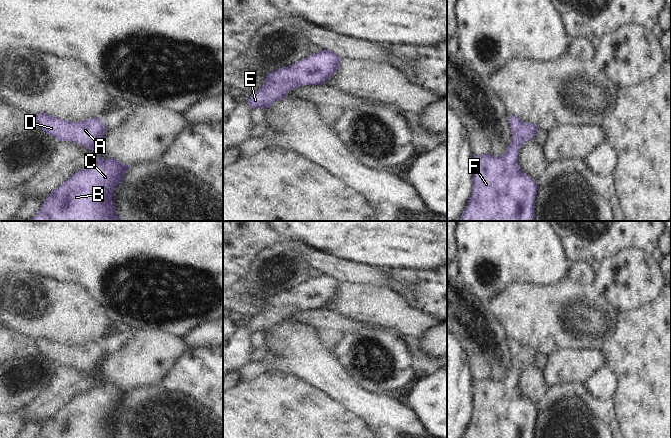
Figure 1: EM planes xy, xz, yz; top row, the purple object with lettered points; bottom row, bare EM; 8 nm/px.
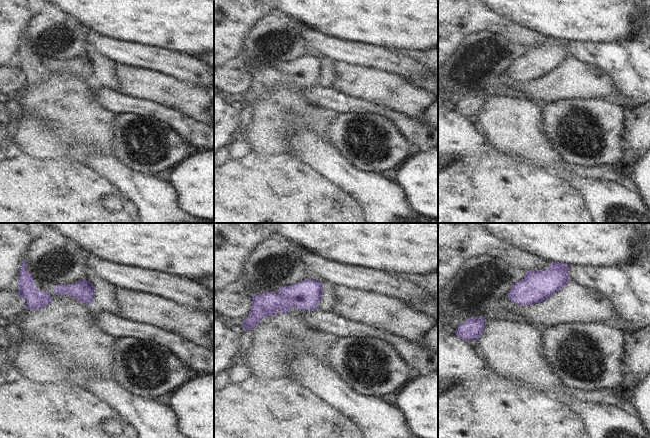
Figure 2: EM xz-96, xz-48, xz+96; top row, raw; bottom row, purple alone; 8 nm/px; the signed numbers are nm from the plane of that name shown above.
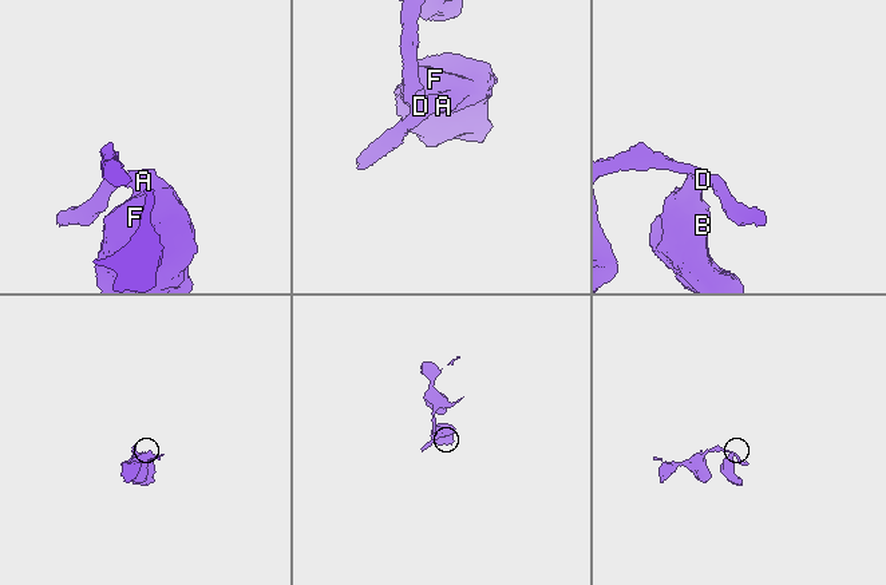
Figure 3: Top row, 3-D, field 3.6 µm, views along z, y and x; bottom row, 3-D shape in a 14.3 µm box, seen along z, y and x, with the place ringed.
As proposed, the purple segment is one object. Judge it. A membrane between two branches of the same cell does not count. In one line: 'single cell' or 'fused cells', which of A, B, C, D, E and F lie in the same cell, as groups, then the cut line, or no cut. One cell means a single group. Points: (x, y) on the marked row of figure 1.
single cell; groups A B C D E F; cut none

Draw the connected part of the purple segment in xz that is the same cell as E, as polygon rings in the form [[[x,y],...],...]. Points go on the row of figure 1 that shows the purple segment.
[[[321,50],[319,53],[309,55],[307,58],[298,61],[289,67],[283,67],[272,73],[268,73],[265,84],[260,90],[251,95],[247,104],[251,109],[259,107],[266,110],[276,101],[286,97],[287,93],[296,87],[324,84],[325,81],[337,71],[341,61],[342,58],[340,55],[332,51]]]

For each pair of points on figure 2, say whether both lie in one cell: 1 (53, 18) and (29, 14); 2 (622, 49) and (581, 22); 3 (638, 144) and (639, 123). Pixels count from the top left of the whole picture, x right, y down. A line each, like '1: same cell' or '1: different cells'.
1: different cells
2: different cells
3: same cell

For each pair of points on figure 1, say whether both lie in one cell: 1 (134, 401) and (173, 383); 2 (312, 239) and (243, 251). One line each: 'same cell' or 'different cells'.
1: different cells
2: same cell

